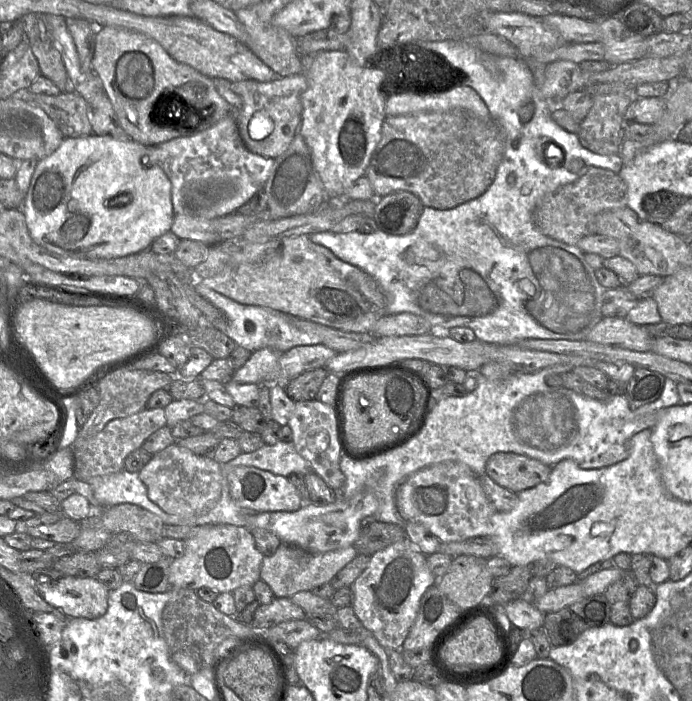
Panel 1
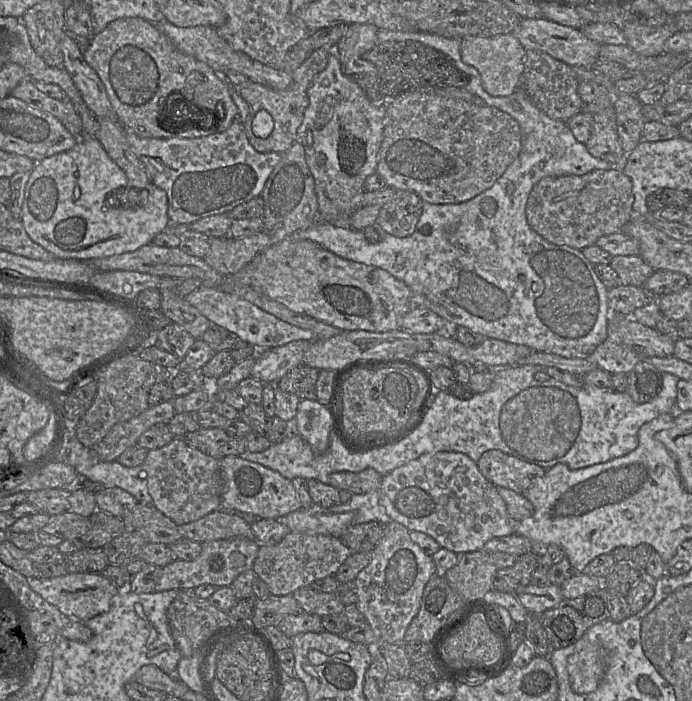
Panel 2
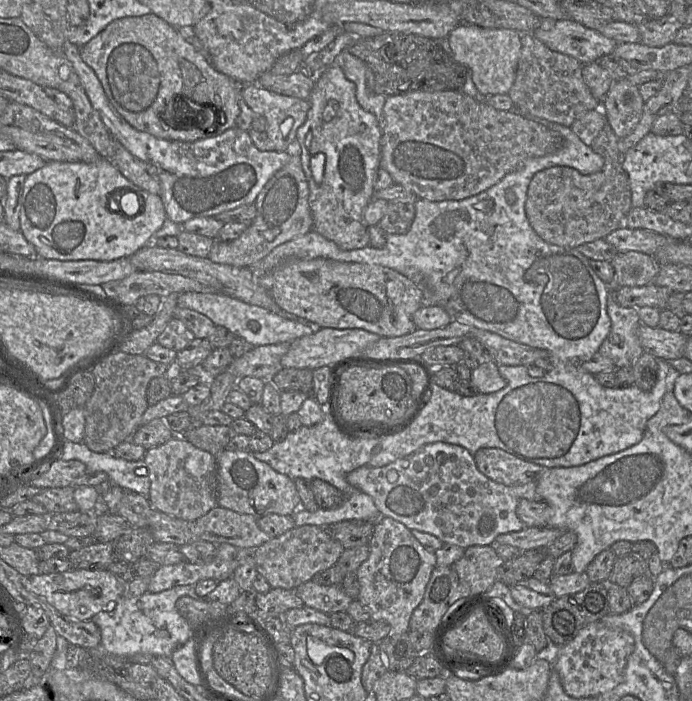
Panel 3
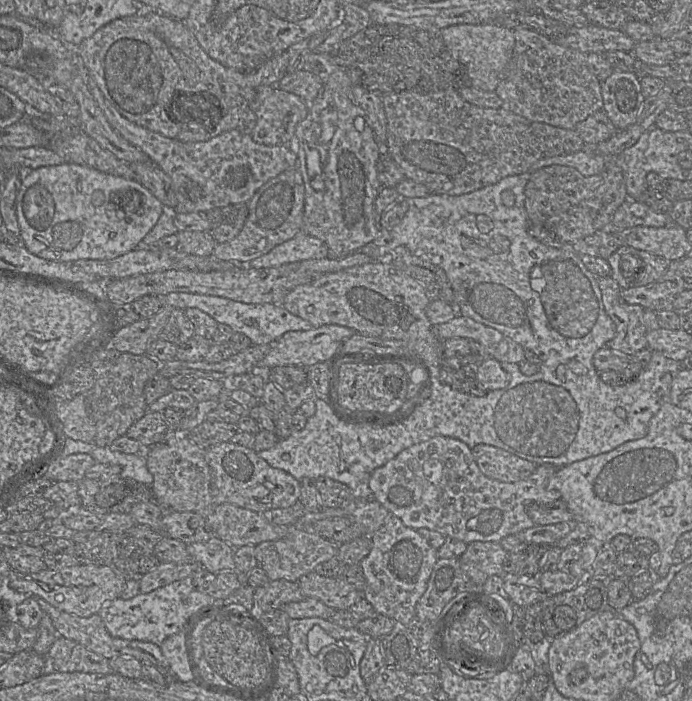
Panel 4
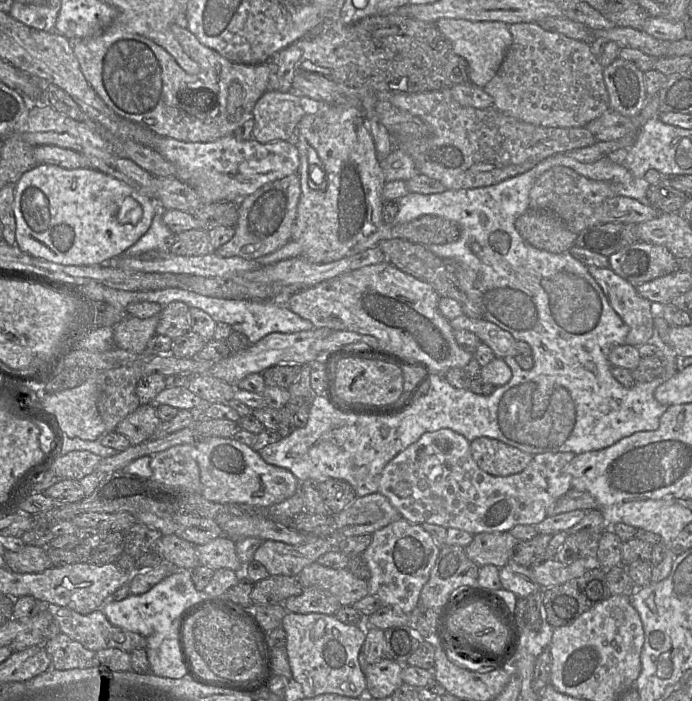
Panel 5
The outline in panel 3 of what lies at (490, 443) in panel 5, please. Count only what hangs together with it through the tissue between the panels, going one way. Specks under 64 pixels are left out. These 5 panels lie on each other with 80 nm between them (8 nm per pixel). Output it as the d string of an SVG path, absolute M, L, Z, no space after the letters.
M481 448L474 454L478 470L489 479L507 486L537 481L546 469L499 448Z

